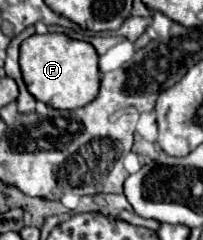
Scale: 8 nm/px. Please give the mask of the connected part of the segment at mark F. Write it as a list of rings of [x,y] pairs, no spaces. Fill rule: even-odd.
[[[64,33],[32,35],[20,45],[20,67],[28,91],[54,109],[78,109],[92,103],[100,91],[98,53],[86,41],[70,39]]]

